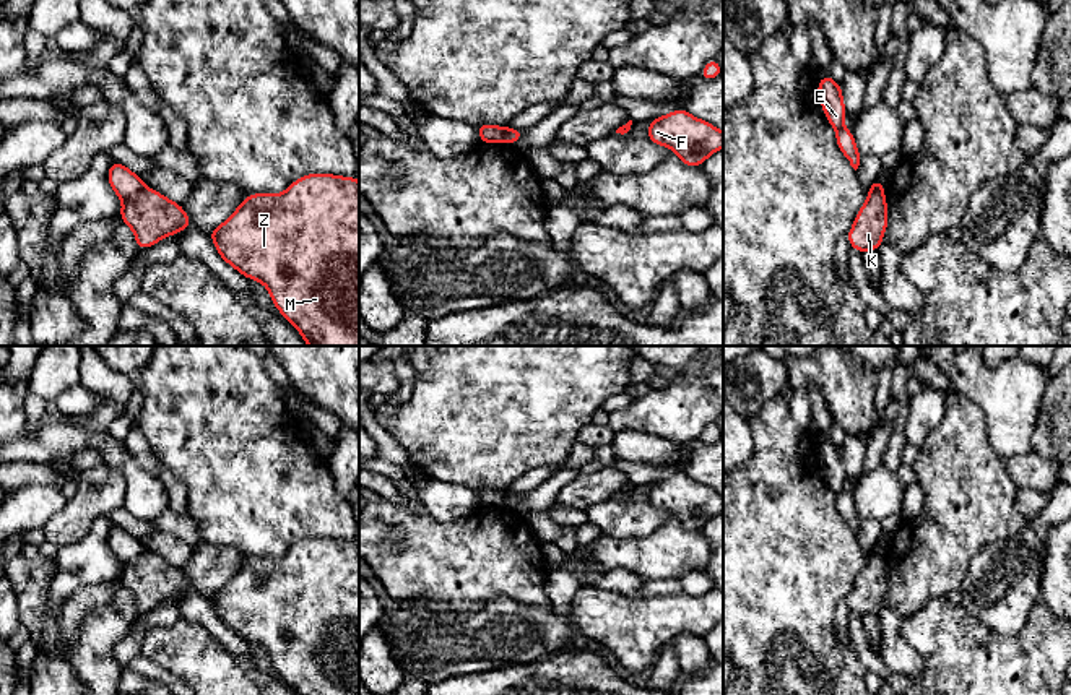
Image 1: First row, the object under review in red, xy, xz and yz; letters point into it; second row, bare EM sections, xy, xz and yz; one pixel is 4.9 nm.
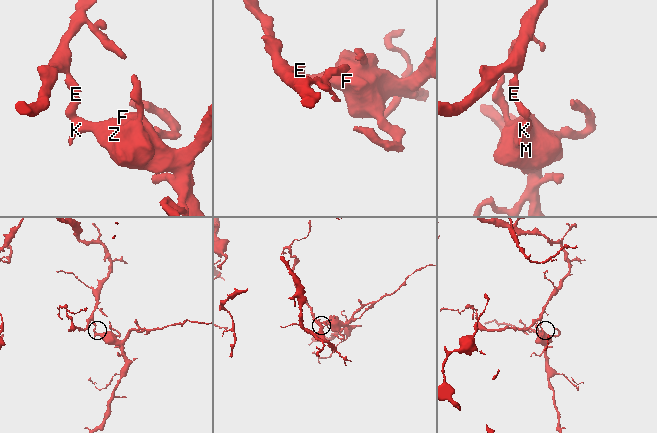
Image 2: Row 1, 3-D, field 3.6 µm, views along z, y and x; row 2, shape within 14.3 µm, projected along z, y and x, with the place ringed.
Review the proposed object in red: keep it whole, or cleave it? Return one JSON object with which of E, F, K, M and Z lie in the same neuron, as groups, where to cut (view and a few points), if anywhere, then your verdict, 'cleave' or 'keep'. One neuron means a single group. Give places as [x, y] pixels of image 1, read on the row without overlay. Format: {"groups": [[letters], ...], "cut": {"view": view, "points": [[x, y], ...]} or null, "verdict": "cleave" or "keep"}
{"groups": [["E"], ["F", "K", "M", "Z"]], "cut": {"view": "xy", "points": [[145, 551], [124, 565]]}, "verdict": "cleave"}

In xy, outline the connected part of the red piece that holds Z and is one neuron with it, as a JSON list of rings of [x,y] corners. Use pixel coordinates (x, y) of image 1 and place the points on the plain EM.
[[[307,537],[280,559],[247,559],[208,599],[226,627],[242,640],[267,650],[273,669],[297,695],[359,695],[359,544],[356,541]]]

